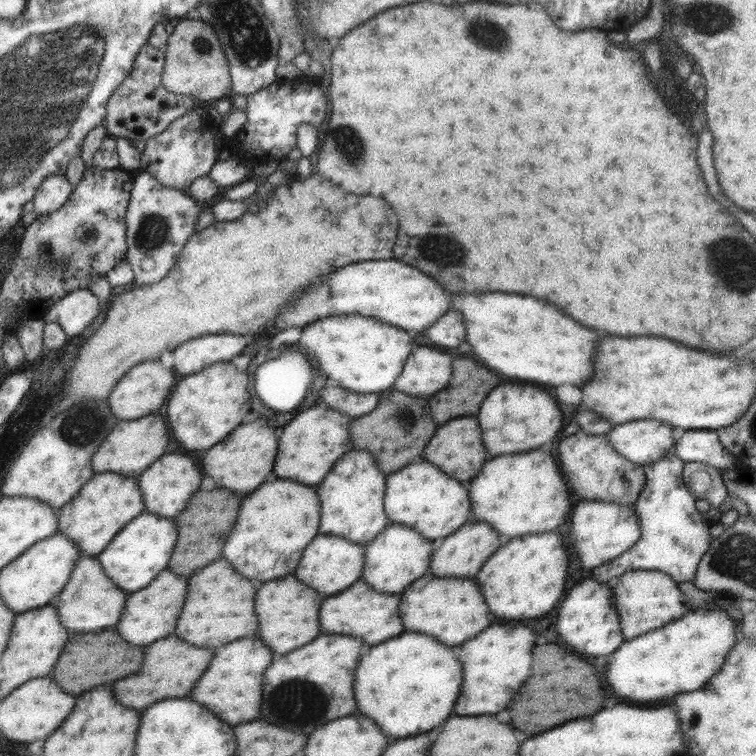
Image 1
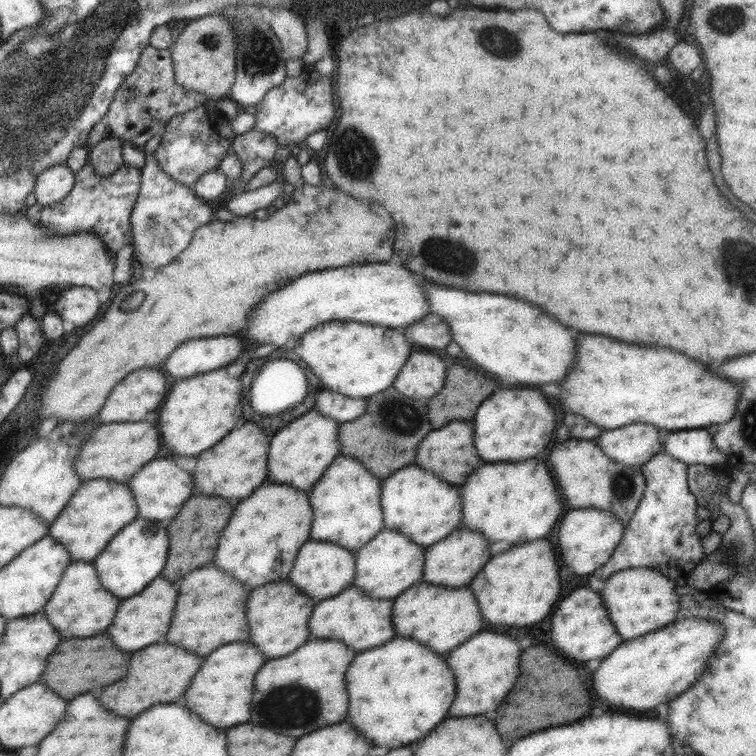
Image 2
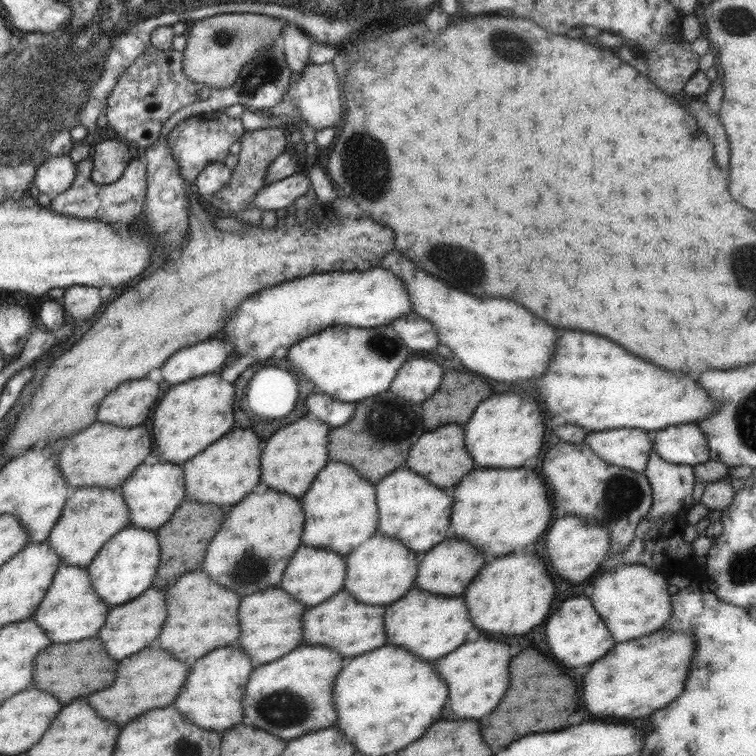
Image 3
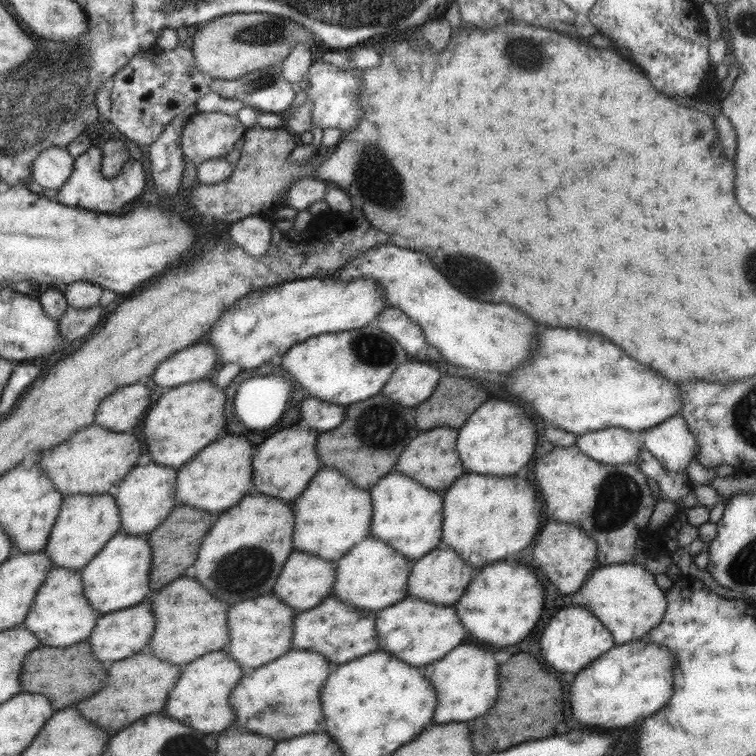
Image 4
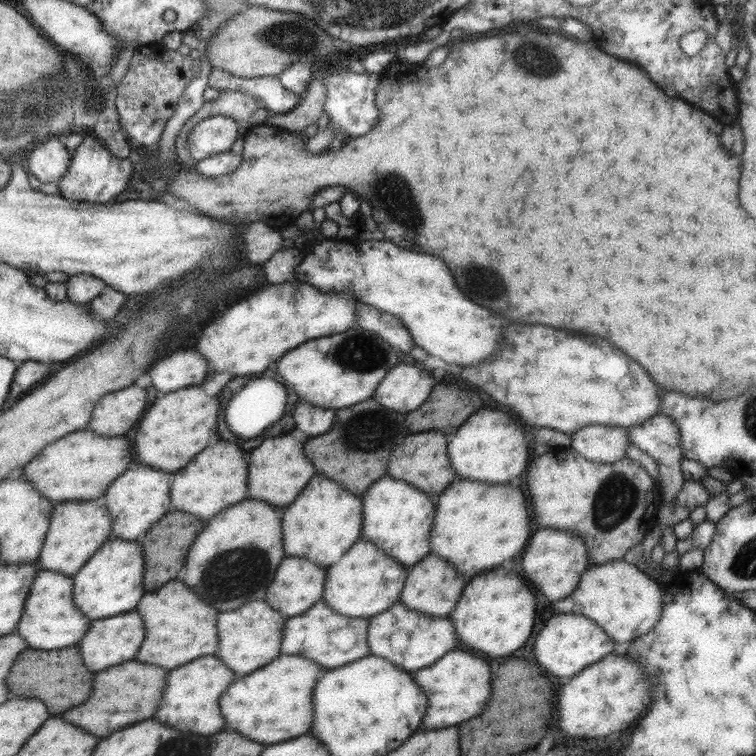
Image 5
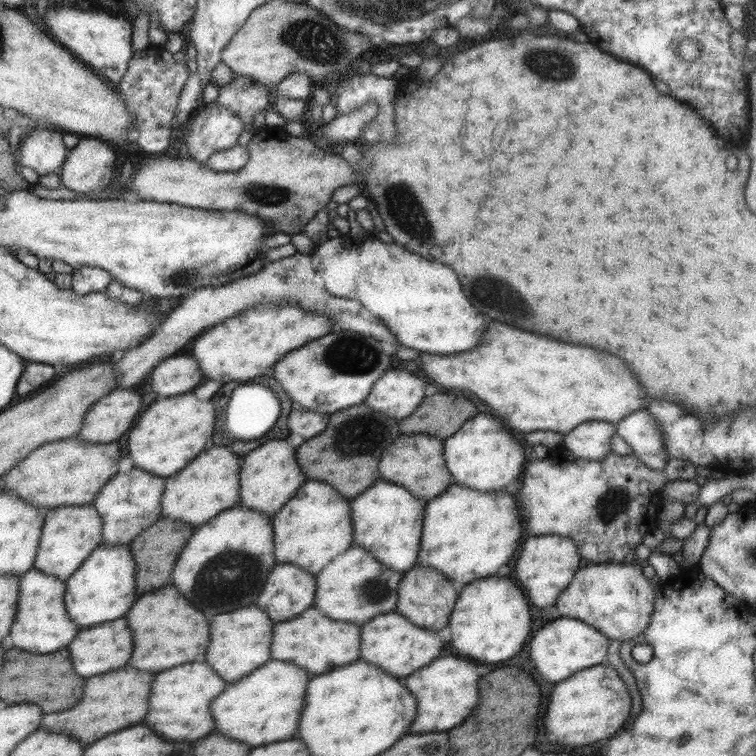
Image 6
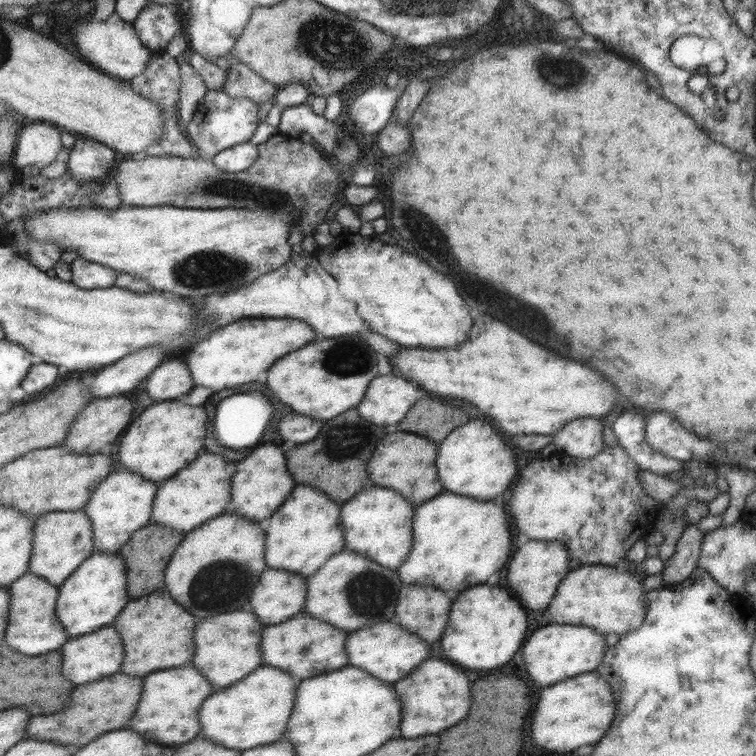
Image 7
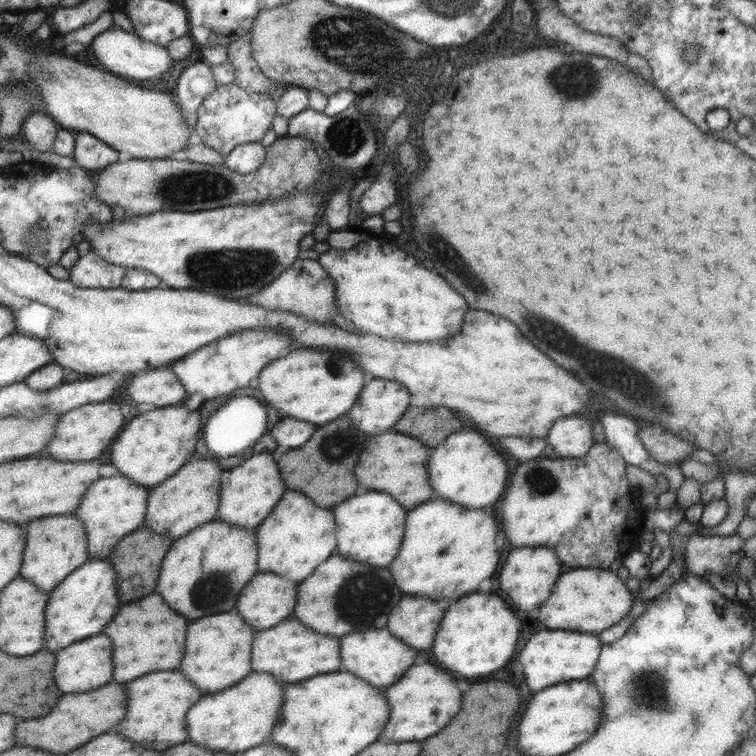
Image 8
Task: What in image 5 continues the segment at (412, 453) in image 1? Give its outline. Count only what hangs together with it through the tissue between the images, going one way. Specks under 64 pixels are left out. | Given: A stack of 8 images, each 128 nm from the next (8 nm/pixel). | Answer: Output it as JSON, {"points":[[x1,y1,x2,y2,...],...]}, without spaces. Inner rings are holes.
{"points":[[368,399,351,408,335,412,337,422,321,436,304,442,305,458,311,462,317,474,340,482,345,490,362,496,378,478,387,474,389,452,395,444,401,444,409,434,405,428,405,416,400,412,381,407,377,400]]}

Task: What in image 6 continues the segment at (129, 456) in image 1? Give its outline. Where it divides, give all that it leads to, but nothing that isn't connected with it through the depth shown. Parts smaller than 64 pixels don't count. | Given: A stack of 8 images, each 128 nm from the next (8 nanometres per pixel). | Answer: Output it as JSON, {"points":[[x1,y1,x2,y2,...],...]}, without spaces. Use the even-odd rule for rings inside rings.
{"points":[[77,435,48,442,1,475,3,491,19,495,36,507,52,509,65,505,89,505,101,487,117,472,117,462,124,456,123,441,91,443]]}

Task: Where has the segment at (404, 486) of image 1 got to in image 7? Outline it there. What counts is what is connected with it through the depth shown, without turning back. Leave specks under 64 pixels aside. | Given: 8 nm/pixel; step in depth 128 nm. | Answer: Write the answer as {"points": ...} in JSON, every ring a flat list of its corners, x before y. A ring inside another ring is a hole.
{"points":[[372,483,366,486,369,488,364,487,340,505,344,548,395,571,412,547,411,524,416,505,411,504,396,490]]}

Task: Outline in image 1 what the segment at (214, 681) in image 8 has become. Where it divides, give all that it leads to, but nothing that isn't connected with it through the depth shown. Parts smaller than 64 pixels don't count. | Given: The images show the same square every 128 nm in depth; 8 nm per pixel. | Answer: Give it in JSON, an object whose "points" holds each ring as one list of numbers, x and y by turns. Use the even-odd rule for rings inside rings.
{"points":[[283,576,265,582,255,594,255,614,259,618,259,638,277,654,287,654,312,640,321,632,317,612,323,596,314,588,299,582,296,576]]}

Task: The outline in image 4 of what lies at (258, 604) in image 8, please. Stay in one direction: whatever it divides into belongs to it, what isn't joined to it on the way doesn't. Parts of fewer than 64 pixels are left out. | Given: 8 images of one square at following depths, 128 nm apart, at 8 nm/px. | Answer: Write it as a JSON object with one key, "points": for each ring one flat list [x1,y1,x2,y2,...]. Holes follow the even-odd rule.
{"points":[[292,549,287,560,283,563,277,584,273,586,273,592,278,599,281,599,292,609,295,608,297,612,309,610,317,606,327,595,332,594,336,579,335,564,334,561]]}

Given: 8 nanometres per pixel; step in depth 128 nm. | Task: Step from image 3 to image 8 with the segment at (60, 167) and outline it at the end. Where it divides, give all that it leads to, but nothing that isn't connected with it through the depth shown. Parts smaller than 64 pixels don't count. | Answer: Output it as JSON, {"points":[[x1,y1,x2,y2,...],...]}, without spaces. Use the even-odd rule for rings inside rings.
{"points":[[41,111,31,112,21,125,18,137,27,145,39,152,51,151,57,123,48,114]]}

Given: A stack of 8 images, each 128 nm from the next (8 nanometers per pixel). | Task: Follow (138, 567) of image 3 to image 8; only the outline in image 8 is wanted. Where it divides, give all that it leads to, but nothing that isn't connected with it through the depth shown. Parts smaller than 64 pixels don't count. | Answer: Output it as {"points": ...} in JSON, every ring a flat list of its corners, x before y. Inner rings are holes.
{"points":[[109,558,87,559,75,570,72,570,57,586,49,592,44,610,45,615,45,648,57,652,81,638,89,638,101,632,105,624,111,622,121,605,117,596,116,574]]}

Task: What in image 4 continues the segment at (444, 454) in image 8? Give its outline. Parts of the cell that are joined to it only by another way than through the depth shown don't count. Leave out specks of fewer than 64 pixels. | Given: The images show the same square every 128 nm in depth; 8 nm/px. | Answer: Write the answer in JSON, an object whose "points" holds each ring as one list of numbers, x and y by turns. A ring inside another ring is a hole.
{"points":[[491,398,474,410,463,426,458,428,455,452,467,473,509,476,531,460,535,442,535,426,525,414,523,406,517,402]]}

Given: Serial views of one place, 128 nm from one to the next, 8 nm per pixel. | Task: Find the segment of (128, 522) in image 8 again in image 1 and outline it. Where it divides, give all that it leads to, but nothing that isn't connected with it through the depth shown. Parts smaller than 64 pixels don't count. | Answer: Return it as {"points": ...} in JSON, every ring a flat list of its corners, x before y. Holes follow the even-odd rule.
{"points":[[163,454,137,478,144,498,145,511,175,519,186,507,189,499,199,490,201,475,201,468,197,466,197,462,191,456,187,456,187,454]]}

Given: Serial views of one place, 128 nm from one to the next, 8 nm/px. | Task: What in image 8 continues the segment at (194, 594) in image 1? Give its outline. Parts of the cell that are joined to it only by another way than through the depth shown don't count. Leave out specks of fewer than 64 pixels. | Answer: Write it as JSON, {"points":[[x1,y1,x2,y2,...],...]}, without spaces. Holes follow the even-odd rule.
{"points":[[153,592,134,603,123,603,115,618,105,626,105,634,113,644,113,678,131,682,153,670,173,670,179,666,185,650,187,620,175,614,169,605]]}

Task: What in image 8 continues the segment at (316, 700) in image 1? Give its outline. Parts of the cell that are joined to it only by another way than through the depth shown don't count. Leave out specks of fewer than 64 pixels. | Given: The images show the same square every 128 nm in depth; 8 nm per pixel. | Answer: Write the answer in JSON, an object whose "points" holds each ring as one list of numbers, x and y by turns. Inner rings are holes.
{"points":[[251,671,239,682,221,690,219,694,201,695,201,698,194,702,185,715,189,740,209,750,235,753,269,743,281,702,283,684,277,682,277,678,272,674]]}

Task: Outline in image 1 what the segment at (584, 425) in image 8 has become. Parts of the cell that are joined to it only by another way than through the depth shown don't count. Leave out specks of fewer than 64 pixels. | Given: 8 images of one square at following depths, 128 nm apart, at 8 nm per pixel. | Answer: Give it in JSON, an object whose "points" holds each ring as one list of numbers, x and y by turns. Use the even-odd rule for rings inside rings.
{"points":[[635,420,613,426,606,436,619,456,643,466,673,452,679,432,657,420]]}

